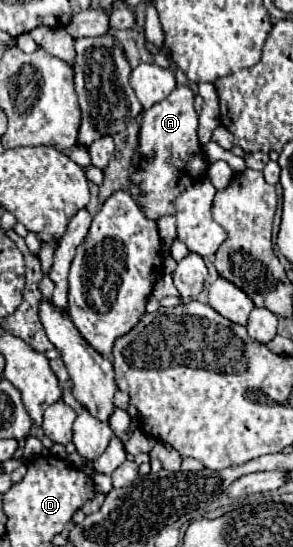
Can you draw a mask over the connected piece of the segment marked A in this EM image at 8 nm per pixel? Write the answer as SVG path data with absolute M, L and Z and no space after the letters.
M176 86L168 98L142 114L138 146L128 174L128 192L148 218L158 220L160 216L176 214L174 202L178 194L202 182L206 178L206 170L208 160L198 142L198 112L194 110L194 94L188 86Z

